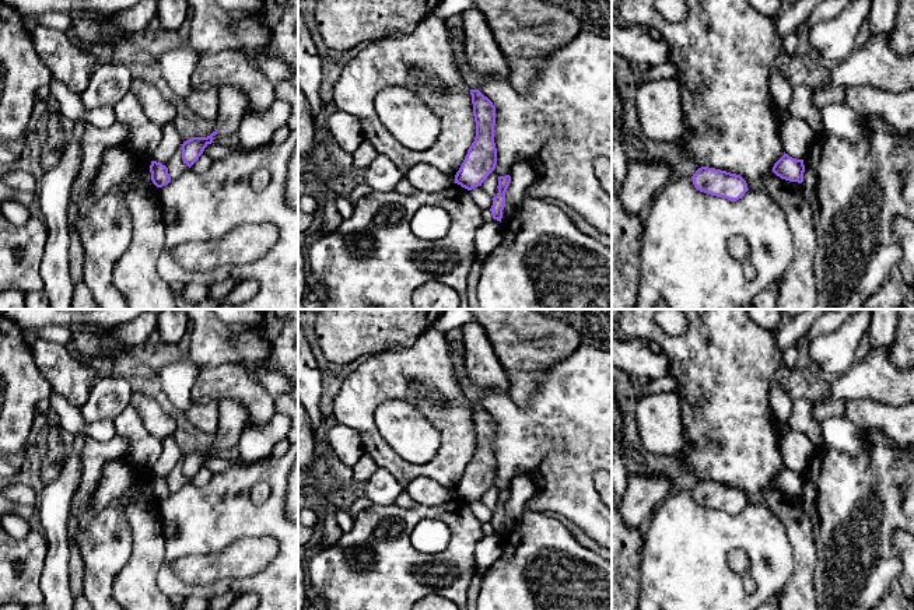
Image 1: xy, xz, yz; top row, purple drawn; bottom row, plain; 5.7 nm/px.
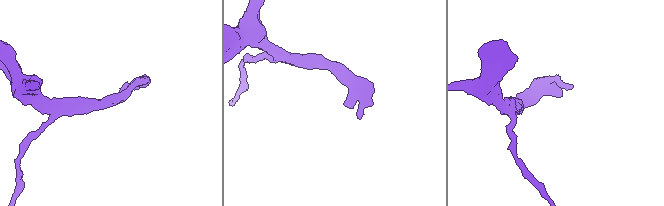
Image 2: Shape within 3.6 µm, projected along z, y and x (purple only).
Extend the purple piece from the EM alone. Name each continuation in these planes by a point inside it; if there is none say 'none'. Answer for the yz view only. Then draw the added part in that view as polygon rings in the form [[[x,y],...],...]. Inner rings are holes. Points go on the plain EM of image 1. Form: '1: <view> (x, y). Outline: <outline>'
none

